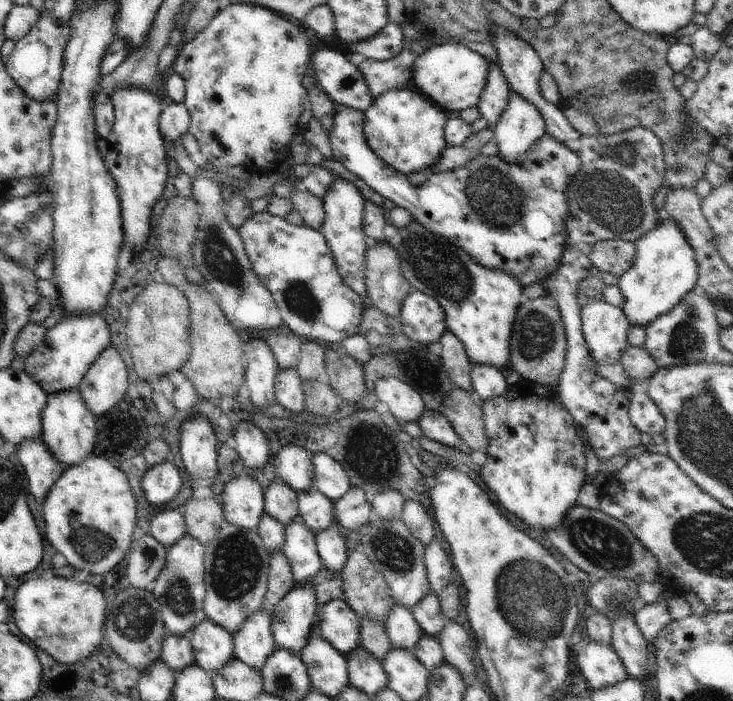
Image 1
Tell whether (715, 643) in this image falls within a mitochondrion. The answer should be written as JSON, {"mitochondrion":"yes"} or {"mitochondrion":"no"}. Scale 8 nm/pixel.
{"mitochondrion":"no"}

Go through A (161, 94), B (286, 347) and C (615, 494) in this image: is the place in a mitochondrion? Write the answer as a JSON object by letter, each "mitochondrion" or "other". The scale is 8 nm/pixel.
{"A":"other","B":"other","C":"other"}

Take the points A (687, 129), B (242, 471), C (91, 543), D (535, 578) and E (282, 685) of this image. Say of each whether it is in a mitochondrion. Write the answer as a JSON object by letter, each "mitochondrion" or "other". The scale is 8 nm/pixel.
{"A":"other","B":"other","C":"mitochondrion","D":"mitochondrion","E":"mitochondrion"}

